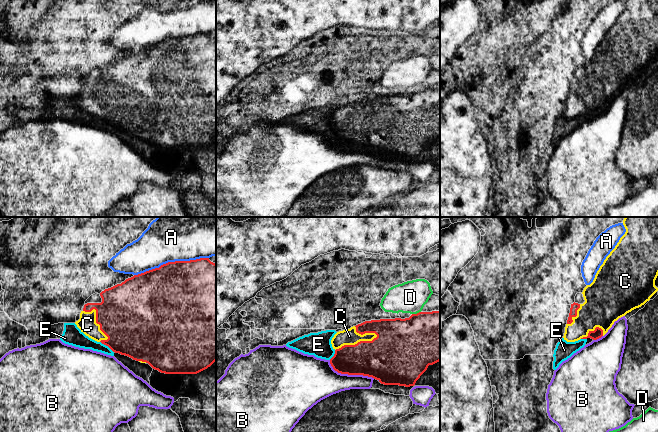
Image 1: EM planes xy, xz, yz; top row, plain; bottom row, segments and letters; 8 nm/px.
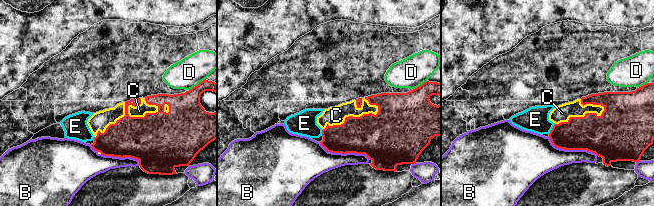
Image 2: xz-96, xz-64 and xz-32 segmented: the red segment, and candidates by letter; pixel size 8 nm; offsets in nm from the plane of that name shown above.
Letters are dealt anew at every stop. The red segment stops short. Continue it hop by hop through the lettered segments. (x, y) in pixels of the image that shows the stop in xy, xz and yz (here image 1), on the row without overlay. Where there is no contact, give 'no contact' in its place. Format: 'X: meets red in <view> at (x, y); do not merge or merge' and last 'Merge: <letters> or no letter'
A: meets red in xy at (171, 38); do not merge
B: meets red in xz at (350, 150); do not merge
C: meets red in xz at (357, 119); merge
D: meets red in xz at (417, 89); do not merge
E: meets red in xy at (107, 121); do not merge
Merge: C

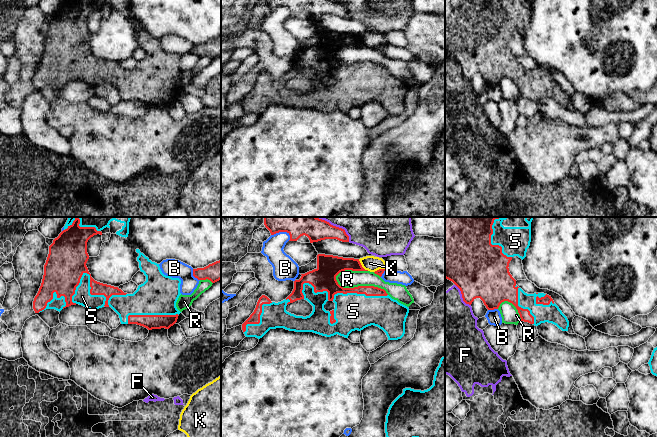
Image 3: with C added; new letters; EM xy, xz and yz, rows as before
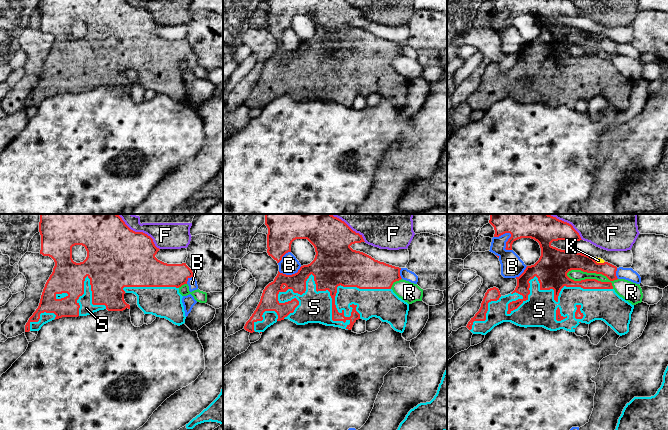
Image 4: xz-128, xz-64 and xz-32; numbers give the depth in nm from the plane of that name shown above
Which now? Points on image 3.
B: meets red in xz at (282, 7); do not merge
F: meets red in yz at (462, 72); do not merge
K: meets red in xz at (361, 42); do not merge
R: meets red in xz at (360, 62); do not merge
S: meets red in xy at (90, 62); merge
Merge: S

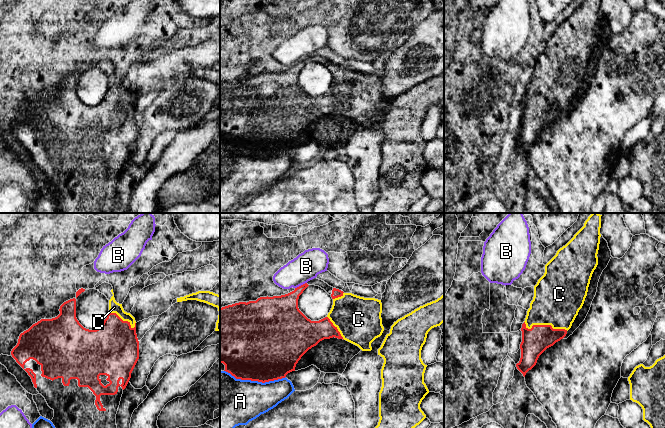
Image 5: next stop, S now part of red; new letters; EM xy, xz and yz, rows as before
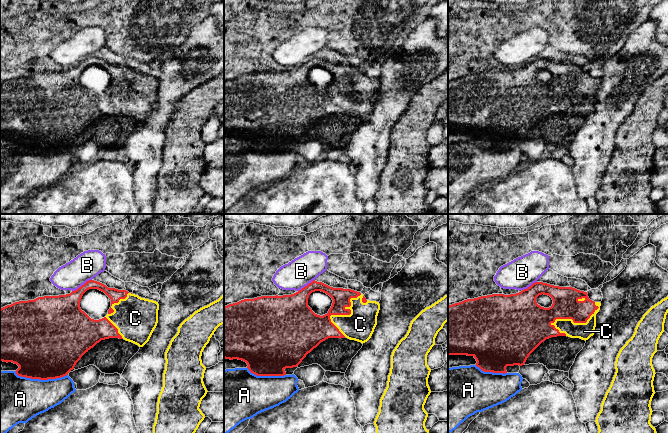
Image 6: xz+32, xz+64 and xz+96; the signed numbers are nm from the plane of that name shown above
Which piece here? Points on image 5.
A: meets red in xz at (255, 156); do not merge
B: meets red in xz at (301, 61); do not merge
C: meets red in yz at (544, 101); merge
Merge: C

